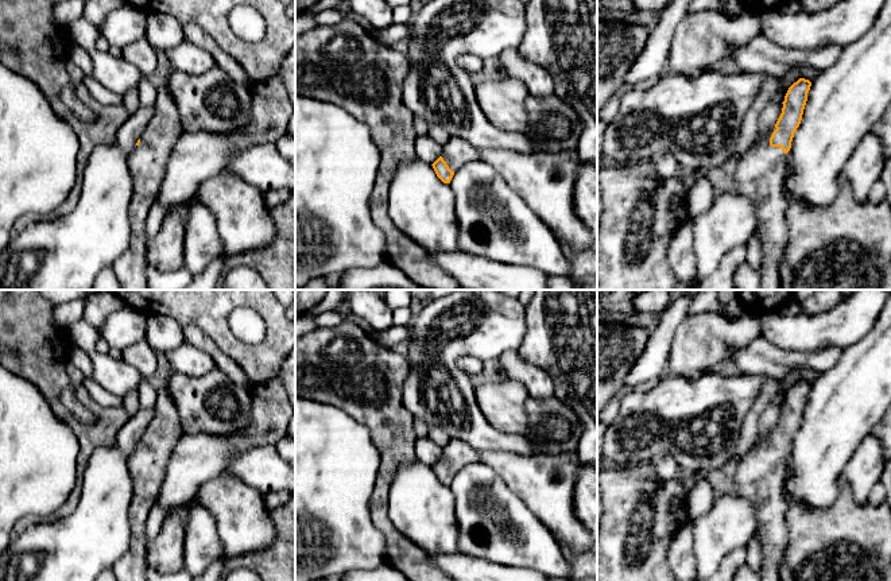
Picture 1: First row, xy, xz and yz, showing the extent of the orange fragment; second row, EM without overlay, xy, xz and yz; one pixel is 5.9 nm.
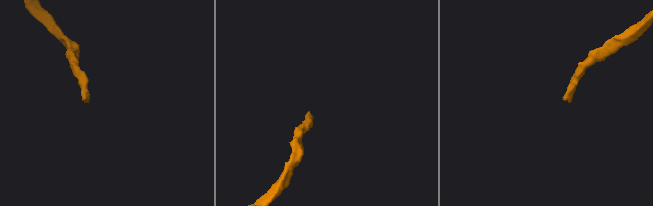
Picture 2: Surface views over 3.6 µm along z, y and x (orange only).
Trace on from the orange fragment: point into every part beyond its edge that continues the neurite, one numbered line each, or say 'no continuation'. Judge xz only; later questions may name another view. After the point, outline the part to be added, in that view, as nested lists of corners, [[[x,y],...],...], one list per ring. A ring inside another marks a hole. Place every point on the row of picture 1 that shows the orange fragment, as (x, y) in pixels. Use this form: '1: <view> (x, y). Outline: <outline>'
1: xz (457, 151). Outline: [[[452,136],[448,143],[442,146],[441,156],[449,169],[456,173],[465,163],[479,159],[479,148],[462,137]]]

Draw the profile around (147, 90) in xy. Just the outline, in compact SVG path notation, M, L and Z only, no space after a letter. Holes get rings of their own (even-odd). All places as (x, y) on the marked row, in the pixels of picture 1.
M143 75L139 88L139 98L140 98L140 105L143 106L154 106L156 101L156 94L158 94L158 86L155 86L147 75Z

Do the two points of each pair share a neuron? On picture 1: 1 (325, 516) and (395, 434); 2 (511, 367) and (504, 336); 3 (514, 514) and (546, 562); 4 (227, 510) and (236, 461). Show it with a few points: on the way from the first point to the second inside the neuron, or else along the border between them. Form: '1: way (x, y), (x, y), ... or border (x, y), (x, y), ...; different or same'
1: border (363, 425), (379, 454), (375, 484); different
2: border (515, 348), (506, 349), (498, 357); different
3: way (520, 526), (522, 534), (538, 550); same
4: border (227, 471), (260, 492); different

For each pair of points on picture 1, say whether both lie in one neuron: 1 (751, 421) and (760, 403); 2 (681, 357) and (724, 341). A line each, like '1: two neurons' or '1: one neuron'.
1: one neuron
2: one neuron

